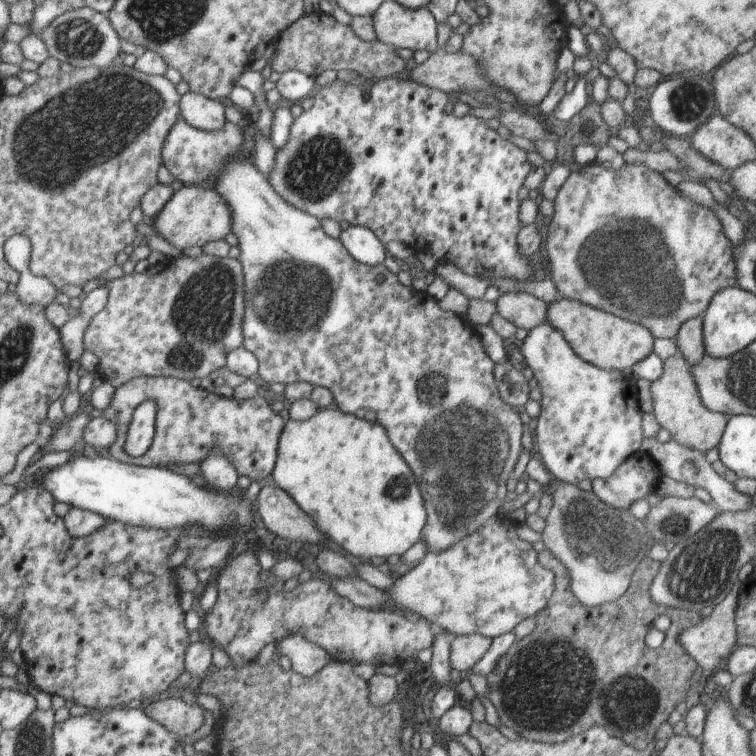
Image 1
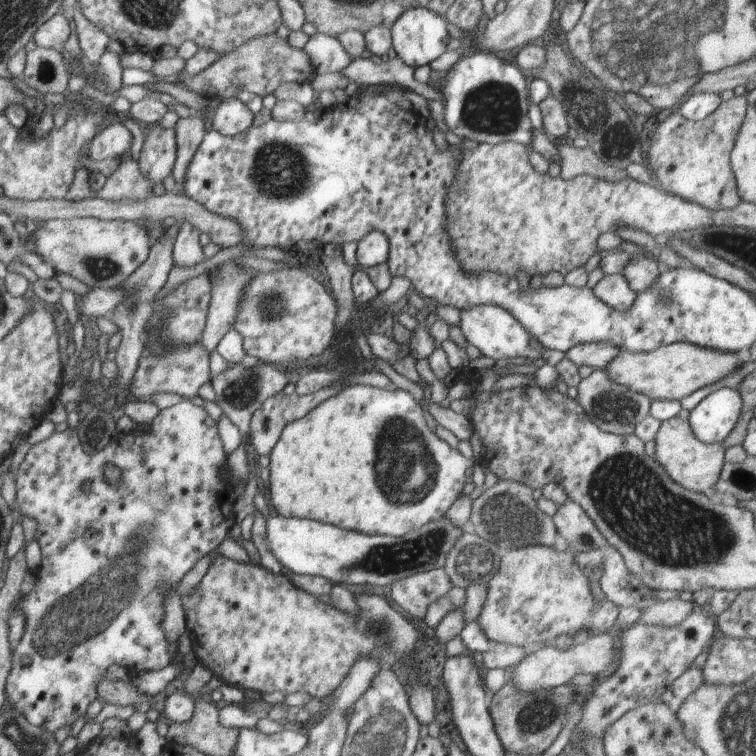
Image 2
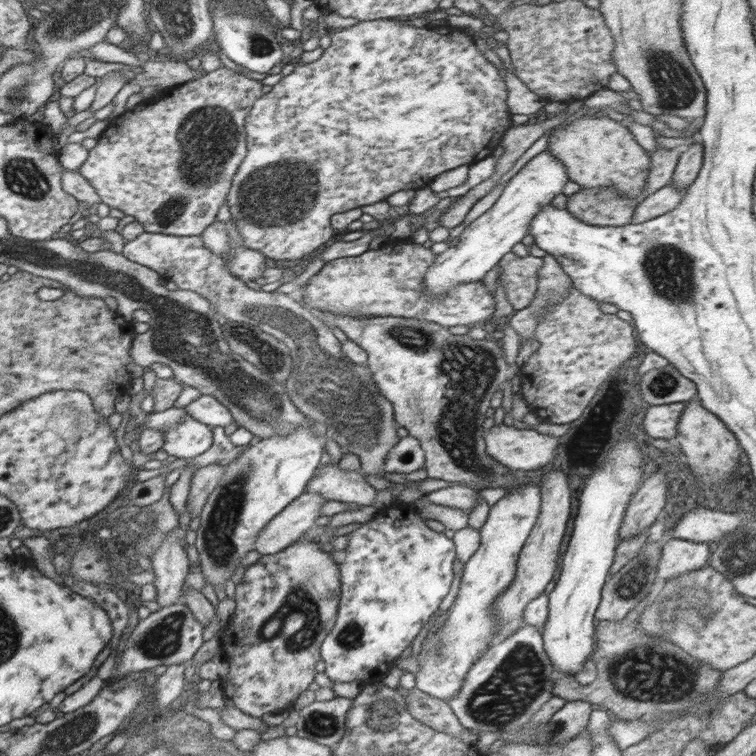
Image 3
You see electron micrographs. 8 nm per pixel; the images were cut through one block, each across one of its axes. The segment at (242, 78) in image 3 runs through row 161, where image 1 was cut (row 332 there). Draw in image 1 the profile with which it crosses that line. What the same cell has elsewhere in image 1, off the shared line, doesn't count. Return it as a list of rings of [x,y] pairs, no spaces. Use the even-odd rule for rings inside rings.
[[[203,253],[198,258],[180,256],[171,260],[164,260],[155,266],[149,266],[144,272],[126,274],[122,278],[110,280],[104,287],[107,289],[107,300],[104,309],[96,314],[90,322],[84,336],[84,347],[98,357],[97,373],[102,380],[107,381],[112,387],[116,388],[136,377],[173,377],[192,381],[194,378],[206,378],[215,370],[225,366],[226,356],[242,345],[242,318],[245,316],[245,279],[242,276],[242,264],[229,257],[216,257]]]

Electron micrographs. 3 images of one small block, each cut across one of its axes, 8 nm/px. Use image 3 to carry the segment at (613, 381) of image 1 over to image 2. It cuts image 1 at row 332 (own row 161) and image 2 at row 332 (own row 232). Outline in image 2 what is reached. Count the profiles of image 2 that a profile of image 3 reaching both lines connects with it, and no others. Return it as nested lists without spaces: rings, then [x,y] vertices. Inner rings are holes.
[[[495,304],[474,305],[460,310],[459,327],[467,344],[478,348],[482,355],[492,360],[531,359],[535,353],[529,346],[529,331],[513,317],[510,311]]]

